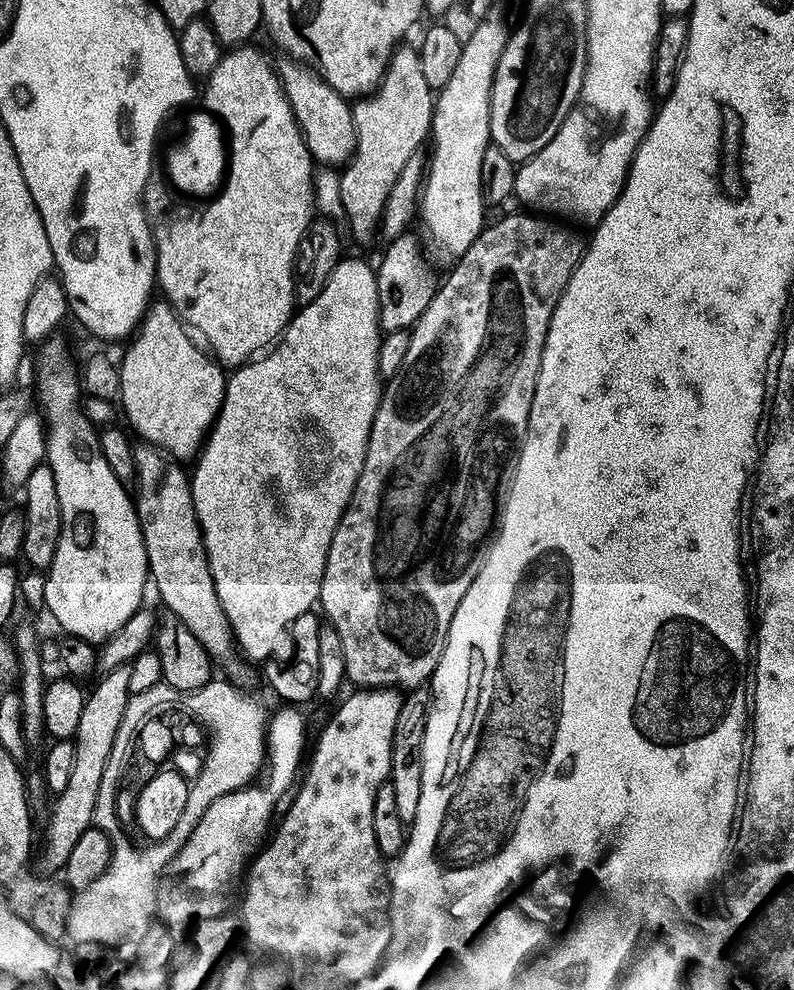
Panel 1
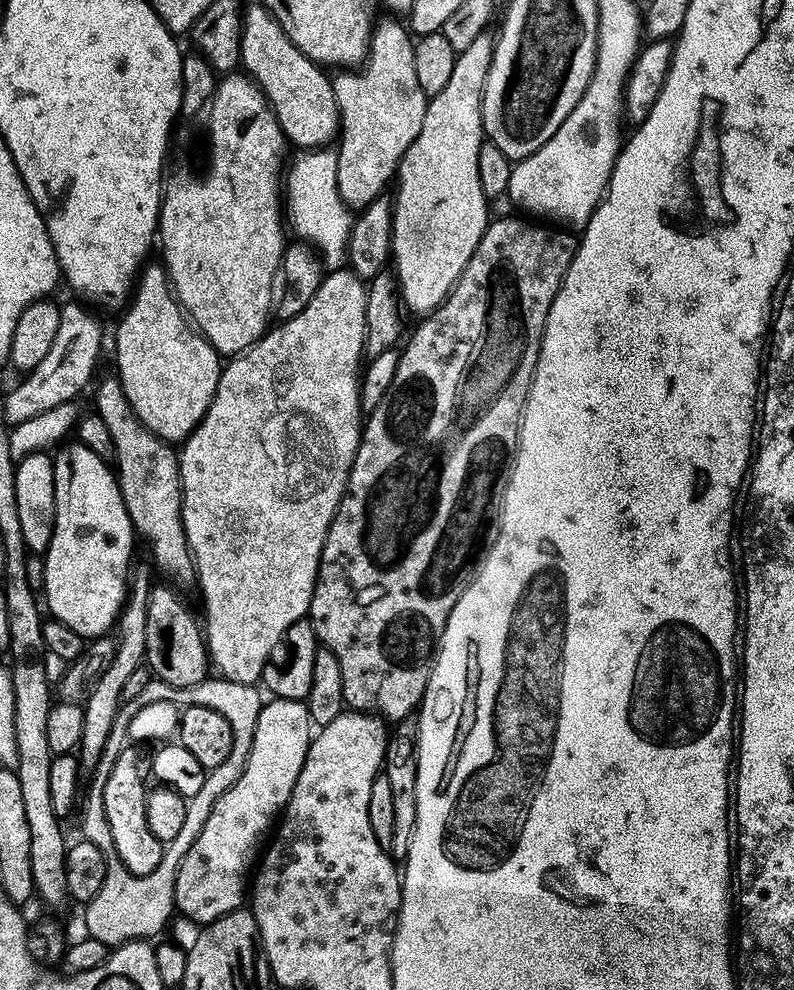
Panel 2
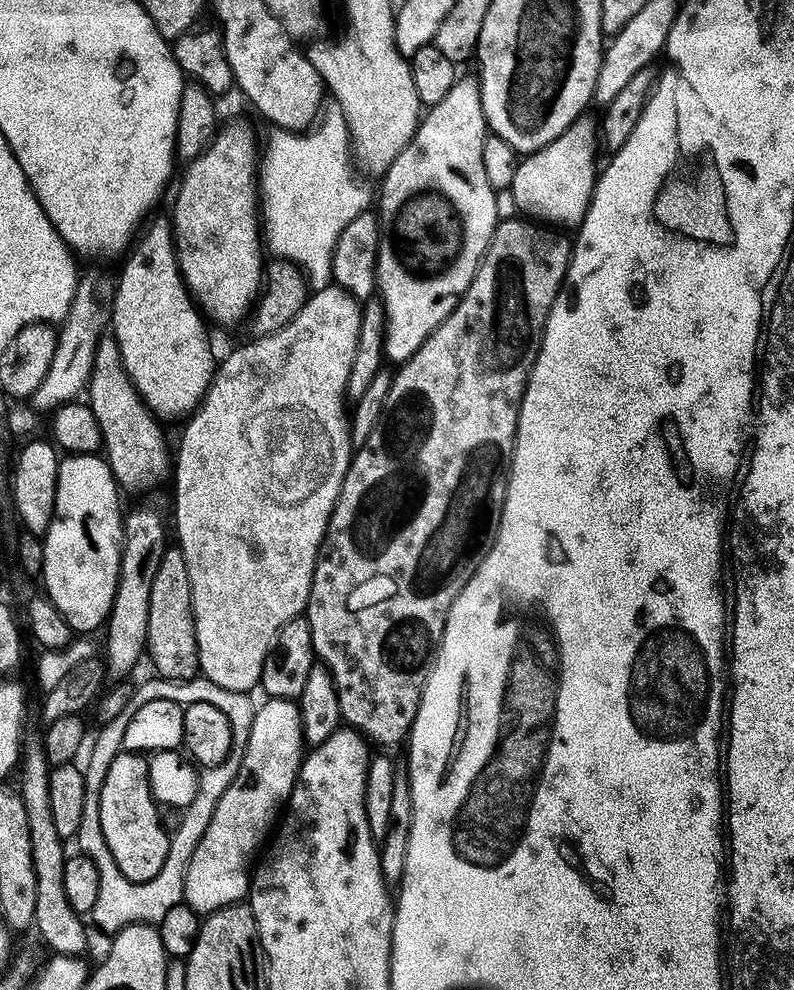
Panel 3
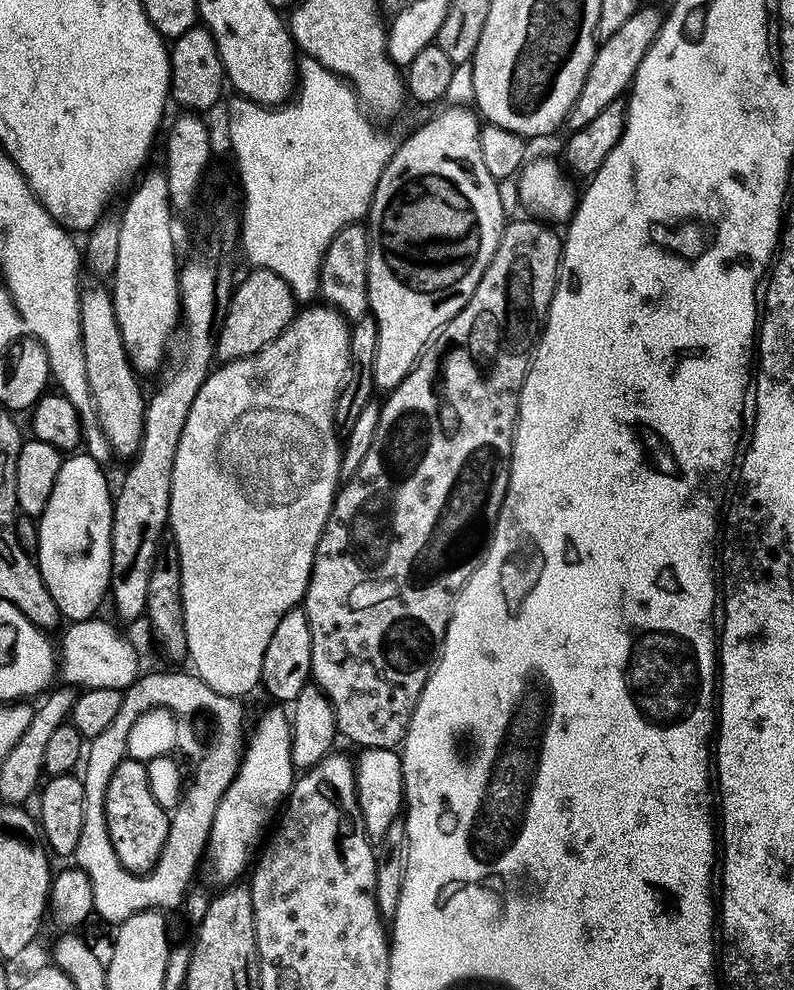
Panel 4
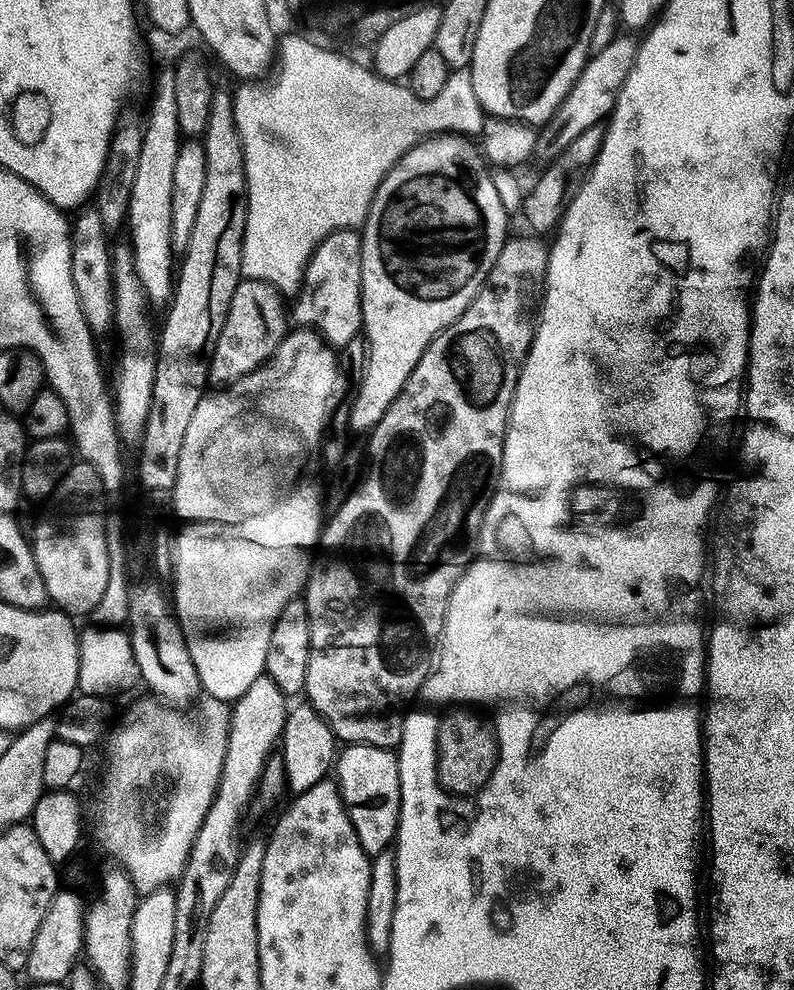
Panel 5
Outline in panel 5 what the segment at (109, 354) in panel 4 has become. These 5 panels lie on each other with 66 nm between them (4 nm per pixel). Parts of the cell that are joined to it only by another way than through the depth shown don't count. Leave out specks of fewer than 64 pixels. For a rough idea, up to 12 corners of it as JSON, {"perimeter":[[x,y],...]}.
{"perimeter":[[97,207],[73,219],[71,277],[95,336],[115,325],[110,248]]}

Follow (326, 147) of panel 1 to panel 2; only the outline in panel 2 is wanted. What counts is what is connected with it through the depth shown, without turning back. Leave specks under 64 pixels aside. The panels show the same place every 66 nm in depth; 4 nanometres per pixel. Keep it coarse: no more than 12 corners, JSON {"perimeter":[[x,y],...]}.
{"perimeter":[[263,3],[244,9],[240,64],[300,150],[337,139],[327,72]]}

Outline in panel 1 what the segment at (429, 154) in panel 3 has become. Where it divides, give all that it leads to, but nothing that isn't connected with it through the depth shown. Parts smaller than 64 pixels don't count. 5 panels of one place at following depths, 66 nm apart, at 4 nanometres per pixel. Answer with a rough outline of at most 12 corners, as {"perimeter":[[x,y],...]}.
{"perimeter":[[493,3],[432,110],[418,224],[455,262],[486,226],[482,154],[510,24]]}

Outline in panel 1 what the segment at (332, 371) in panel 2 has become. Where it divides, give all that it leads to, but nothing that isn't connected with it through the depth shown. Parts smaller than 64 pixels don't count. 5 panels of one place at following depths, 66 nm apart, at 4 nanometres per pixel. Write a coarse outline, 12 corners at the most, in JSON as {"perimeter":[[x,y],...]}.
{"perimeter":[[373,265],[227,377],[190,472],[235,646],[313,611],[380,405]]}

